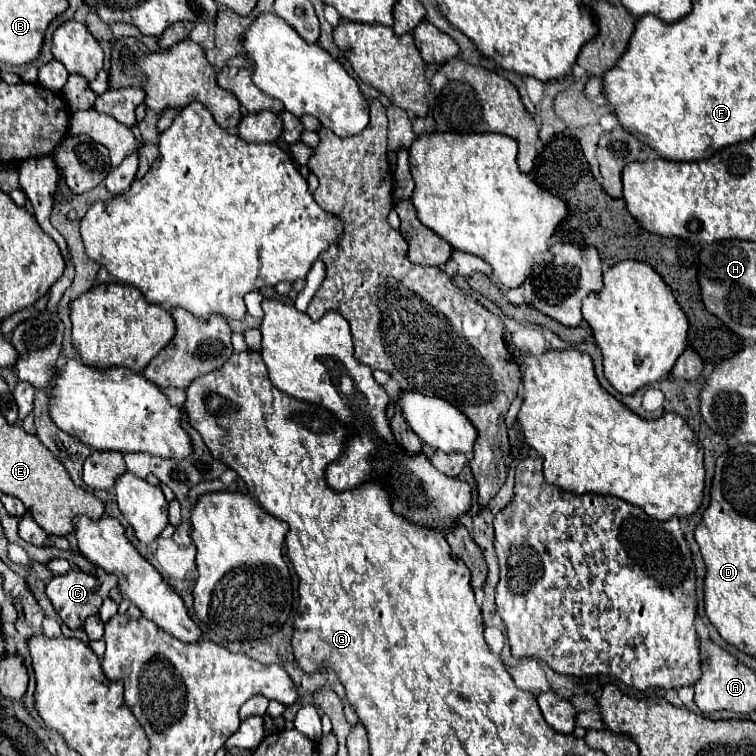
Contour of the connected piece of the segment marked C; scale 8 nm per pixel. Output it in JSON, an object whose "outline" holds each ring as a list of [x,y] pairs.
{"outline":[[[72,569],[66,575],[54,577],[46,585],[46,595],[52,601],[56,613],[70,629],[80,629],[86,617],[96,615],[102,605],[98,579],[80,569]]]}

